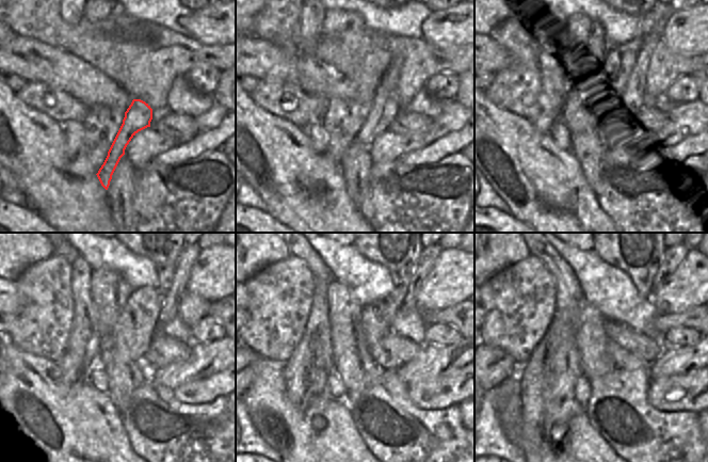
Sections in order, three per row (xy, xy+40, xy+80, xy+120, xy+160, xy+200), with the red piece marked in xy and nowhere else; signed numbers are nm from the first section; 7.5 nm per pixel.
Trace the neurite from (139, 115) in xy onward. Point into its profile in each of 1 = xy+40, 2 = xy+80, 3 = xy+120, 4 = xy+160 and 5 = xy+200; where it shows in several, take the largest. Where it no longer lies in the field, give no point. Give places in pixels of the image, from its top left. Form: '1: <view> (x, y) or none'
1: xy+40 (385, 107)
2: xy+80 (648, 43)
3: xy+120 (169, 307)
4: xy+160 (430, 254)
5: xy+200 (673, 256)

